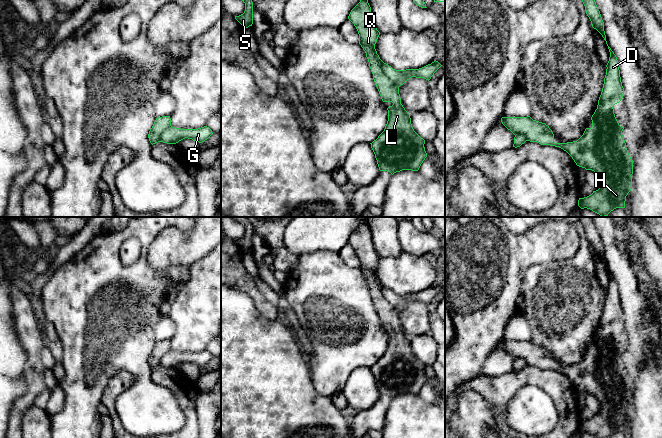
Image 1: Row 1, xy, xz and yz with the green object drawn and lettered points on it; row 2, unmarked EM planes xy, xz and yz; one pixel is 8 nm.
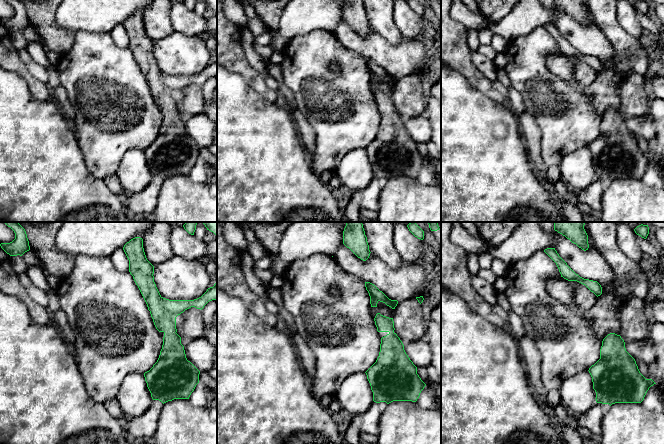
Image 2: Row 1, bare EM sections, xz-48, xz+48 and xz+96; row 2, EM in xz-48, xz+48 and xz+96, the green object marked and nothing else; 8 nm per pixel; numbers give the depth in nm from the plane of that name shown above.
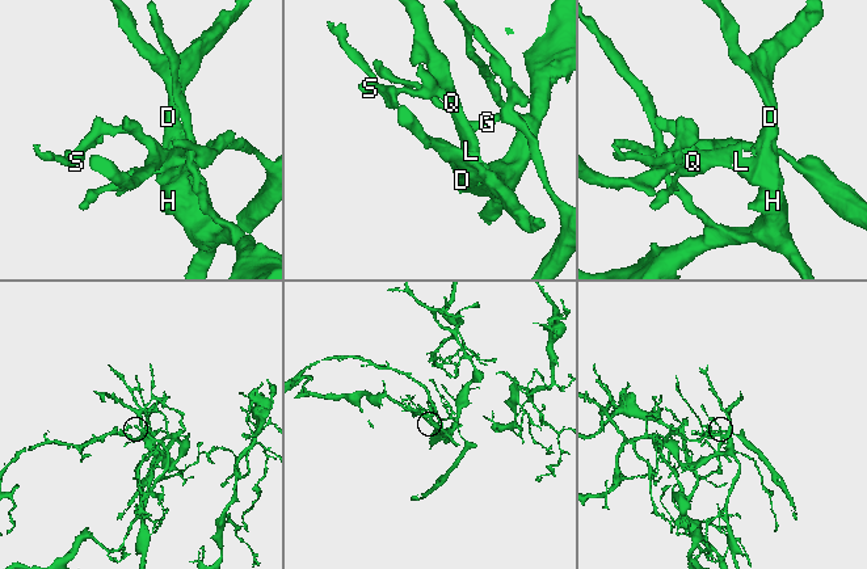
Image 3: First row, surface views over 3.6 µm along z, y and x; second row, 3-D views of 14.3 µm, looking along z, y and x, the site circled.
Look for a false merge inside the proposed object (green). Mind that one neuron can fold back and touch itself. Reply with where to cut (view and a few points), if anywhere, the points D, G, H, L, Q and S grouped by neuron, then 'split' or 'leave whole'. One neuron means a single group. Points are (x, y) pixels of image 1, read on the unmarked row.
cut in xz along (382, 286), (382, 295), (399, 310); D H L Q S / G; split

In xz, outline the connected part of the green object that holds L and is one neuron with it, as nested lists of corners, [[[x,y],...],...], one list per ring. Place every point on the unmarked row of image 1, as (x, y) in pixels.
[[[362,222],[351,234],[348,243],[358,255],[359,268],[366,277],[382,325],[393,327],[387,332],[388,345],[384,355],[370,367],[379,394],[392,399],[402,394],[418,395],[427,381],[425,364],[412,351],[410,338],[401,328],[399,310],[383,296],[383,285],[375,273],[380,256],[374,248],[366,222]]]

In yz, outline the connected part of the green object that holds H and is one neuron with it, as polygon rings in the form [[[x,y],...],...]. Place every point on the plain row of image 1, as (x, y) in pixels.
[[[609,270],[608,273],[610,281],[606,289],[606,299],[597,333],[591,341],[592,351],[586,352],[577,365],[555,367],[554,358],[549,350],[533,344],[530,340],[501,342],[502,348],[514,359],[525,359],[527,365],[559,371],[572,381],[577,390],[594,395],[601,405],[600,412],[587,421],[579,422],[578,430],[581,433],[590,433],[597,438],[609,438],[616,432],[625,432],[626,420],[632,413],[633,384],[628,377],[622,359],[624,351],[619,349],[613,333],[614,329],[623,322],[624,312],[617,281]]]

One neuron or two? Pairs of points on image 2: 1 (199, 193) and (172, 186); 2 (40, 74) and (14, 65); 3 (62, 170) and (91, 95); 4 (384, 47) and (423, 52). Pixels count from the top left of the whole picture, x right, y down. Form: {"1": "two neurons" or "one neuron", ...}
{"1": "one neuron", "2": "two neurons", "3": "two neurons", "4": "one neuron"}

